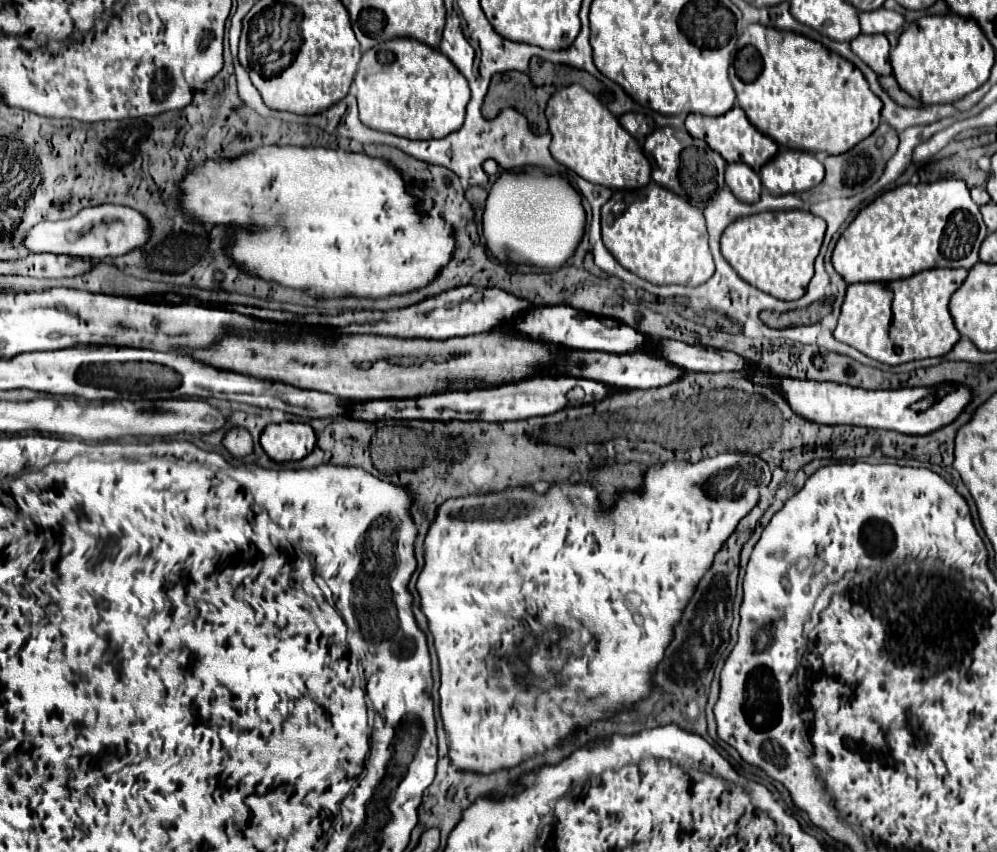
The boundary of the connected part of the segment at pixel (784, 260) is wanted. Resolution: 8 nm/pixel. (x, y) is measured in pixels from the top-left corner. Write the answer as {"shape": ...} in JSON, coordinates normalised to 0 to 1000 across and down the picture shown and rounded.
{"shape":[[[777,248],[777,250],[761,250],[737,257],[723,276],[723,297],[729,309],[739,318],[739,323],[761,342],[775,346],[785,353],[795,353],[807,346],[809,335],[815,325],[815,306],[821,299],[823,285],[827,276],[827,259],[811,248]]]}

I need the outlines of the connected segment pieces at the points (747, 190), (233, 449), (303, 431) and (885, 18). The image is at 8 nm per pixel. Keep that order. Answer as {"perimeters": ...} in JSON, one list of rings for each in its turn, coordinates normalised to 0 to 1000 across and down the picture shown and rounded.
{"perimeters":[[[[733,191],[727,201],[727,215],[731,224],[747,238],[759,238],[763,229],[763,210],[761,203],[755,201],[747,191]]],[[[232,501],[224,513],[226,527],[236,536],[246,536],[254,529],[254,518],[248,504],[244,501]]],[[[272,496],[262,508],[262,525],[274,541],[300,541],[314,529],[316,506],[308,496]]],[[[888,8],[878,13],[864,13],[864,39],[896,39],[902,32],[906,32],[908,22],[900,13],[892,13]]]]}

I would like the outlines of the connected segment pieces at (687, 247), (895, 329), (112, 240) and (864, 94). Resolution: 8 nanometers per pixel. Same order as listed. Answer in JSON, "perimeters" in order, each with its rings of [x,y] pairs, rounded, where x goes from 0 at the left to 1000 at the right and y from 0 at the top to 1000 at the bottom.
{"perimeters":[[[[655,212],[649,219],[635,222],[635,224],[617,224],[613,234],[603,245],[603,269],[605,269],[605,285],[613,292],[615,302],[639,325],[655,332],[655,335],[689,335],[699,337],[707,332],[715,318],[715,302],[709,288],[709,266],[705,250],[687,238],[675,224],[657,217]]],[[[930,316],[910,327],[888,332],[856,332],[844,358],[838,398],[890,428],[928,419],[944,419],[962,400],[952,370],[952,349],[970,325],[968,316]]],[[[97,241],[81,245],[75,255],[65,259],[37,262],[31,271],[27,271],[27,276],[21,283],[21,290],[25,290],[31,297],[55,297],[67,302],[103,304],[103,302],[125,299],[129,292],[141,290],[147,283],[147,278],[149,278],[149,262],[141,250],[119,241]]],[[[751,29],[739,48],[731,93],[751,142],[791,175],[848,180],[882,147],[884,116],[872,104],[866,86],[848,67],[801,39]]]]}

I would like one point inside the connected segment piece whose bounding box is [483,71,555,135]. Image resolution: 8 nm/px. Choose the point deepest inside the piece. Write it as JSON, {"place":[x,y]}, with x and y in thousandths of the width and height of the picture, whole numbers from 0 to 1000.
{"place":[515,104]}

